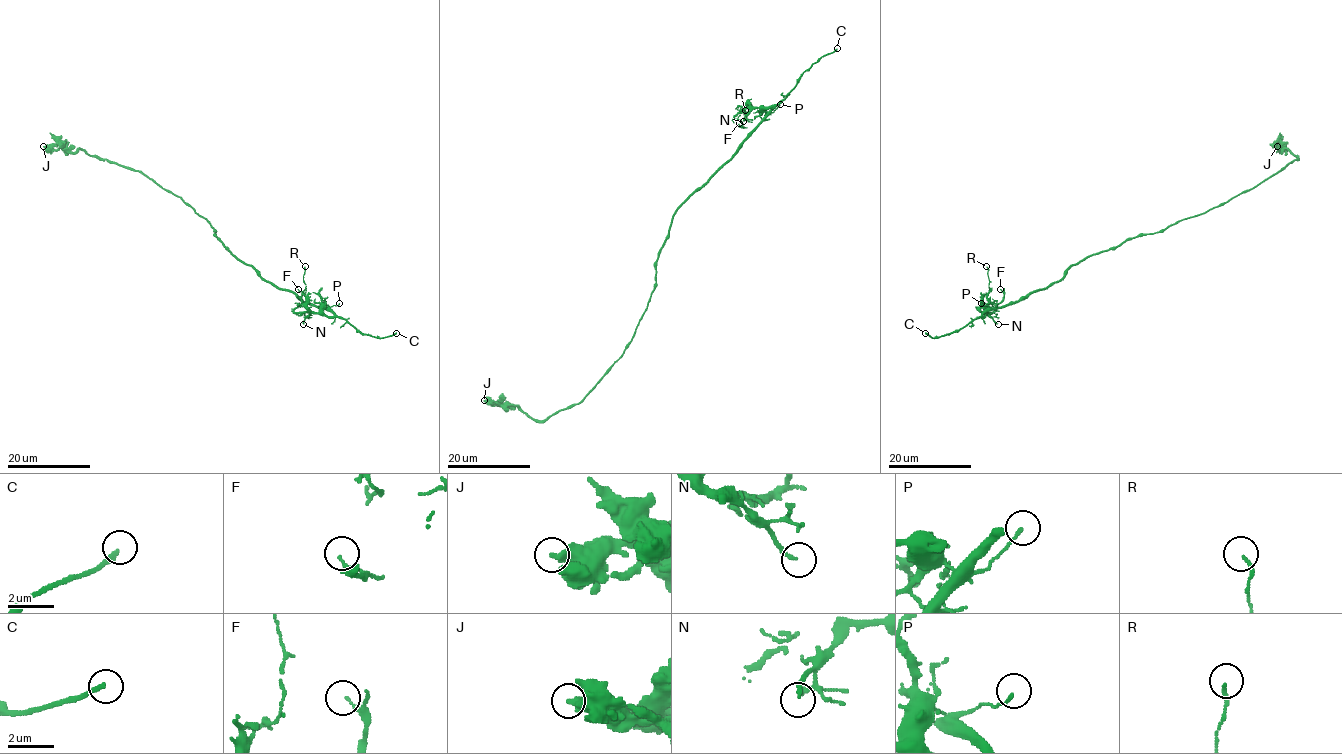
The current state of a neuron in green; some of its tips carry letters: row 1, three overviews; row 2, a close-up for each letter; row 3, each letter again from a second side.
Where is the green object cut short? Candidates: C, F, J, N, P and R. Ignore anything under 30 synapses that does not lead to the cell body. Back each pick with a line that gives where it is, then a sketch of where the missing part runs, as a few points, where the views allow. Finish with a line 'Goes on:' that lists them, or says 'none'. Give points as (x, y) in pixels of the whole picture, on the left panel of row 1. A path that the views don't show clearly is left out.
C: Place: (396, 333). Course of what is missing: (396, 333), (377, 329), (383, 334), (382, 329)
Goes on: C

